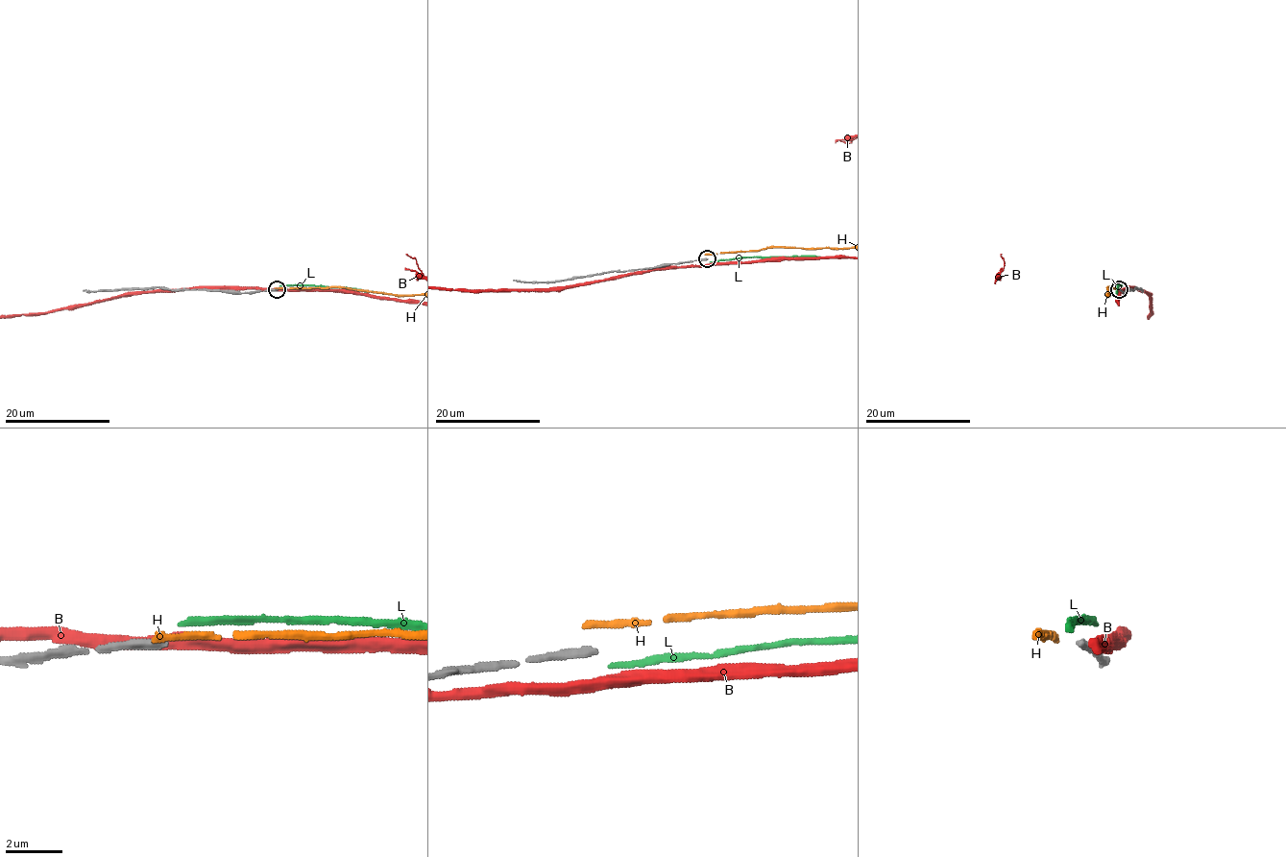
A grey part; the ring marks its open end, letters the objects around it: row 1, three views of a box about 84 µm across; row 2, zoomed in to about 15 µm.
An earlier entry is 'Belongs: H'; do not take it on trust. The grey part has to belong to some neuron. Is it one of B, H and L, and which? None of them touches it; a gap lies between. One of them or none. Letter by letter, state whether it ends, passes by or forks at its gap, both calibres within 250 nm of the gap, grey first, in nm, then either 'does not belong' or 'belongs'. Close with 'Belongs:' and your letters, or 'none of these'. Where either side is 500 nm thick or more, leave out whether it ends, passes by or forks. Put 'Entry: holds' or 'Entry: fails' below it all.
B: it passes by | 280/440 nm | does not belong
H: it ends | 280/280 nm | does not belong
L: it ends | 280/200 nm | does not belong
Belongs: none of these
Entry: fails

